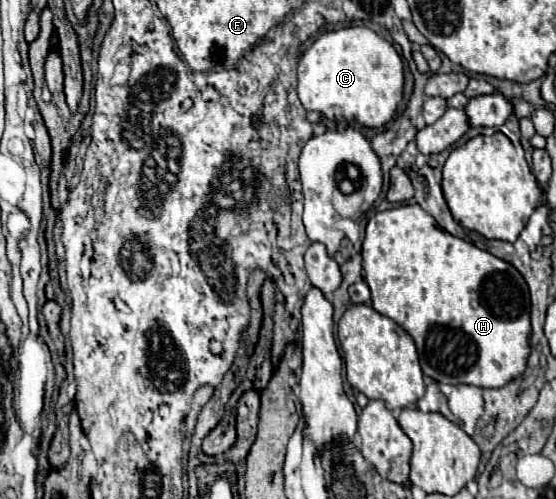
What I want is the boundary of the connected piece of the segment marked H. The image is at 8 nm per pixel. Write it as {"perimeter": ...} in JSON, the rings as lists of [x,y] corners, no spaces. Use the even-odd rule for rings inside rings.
{"perimeter":[[[402,205],[402,207],[394,207],[394,209],[388,209],[388,211],[382,211],[382,213],[376,213],[374,217],[370,217],[370,221],[366,225],[366,237],[362,241],[362,267],[364,267],[364,281],[368,283],[368,287],[372,291],[372,307],[380,315],[396,321],[414,339],[418,355],[420,355],[420,367],[422,367],[424,375],[428,375],[430,379],[434,379],[438,383],[446,383],[446,385],[466,383],[466,385],[476,385],[476,387],[484,389],[484,387],[504,387],[506,383],[516,379],[516,375],[524,373],[528,351],[530,351],[530,341],[528,341],[530,339],[530,293],[528,293],[528,285],[526,285],[524,277],[516,271],[514,265],[440,229],[436,225],[434,217],[428,215],[420,205]]]}

